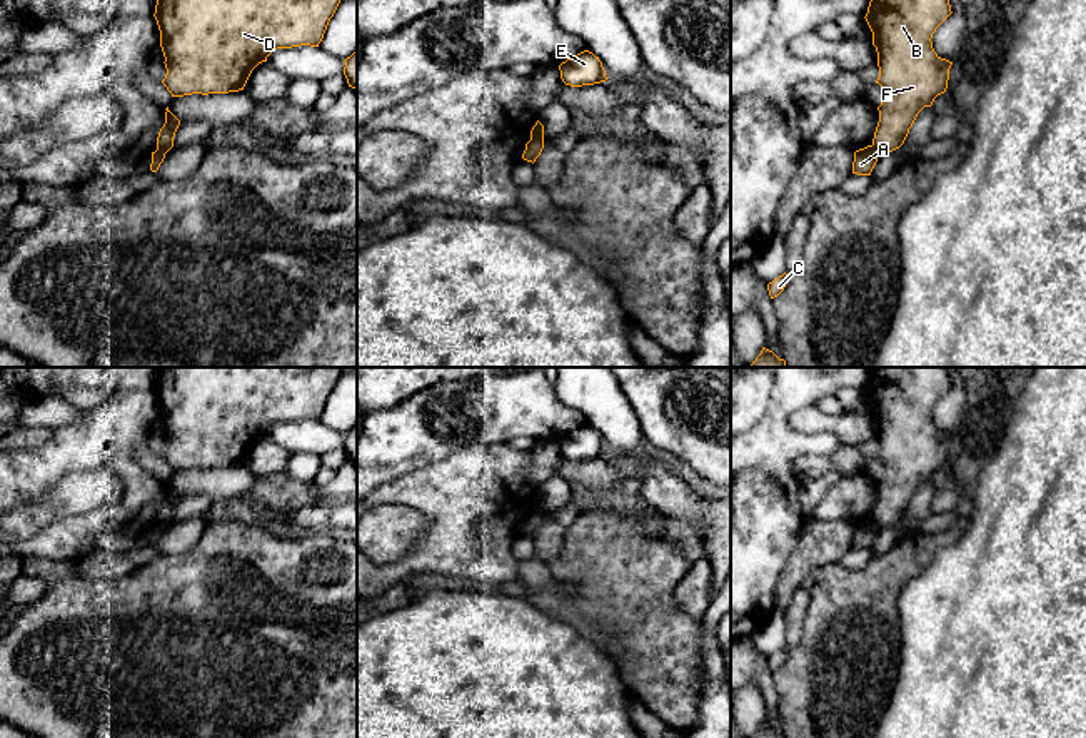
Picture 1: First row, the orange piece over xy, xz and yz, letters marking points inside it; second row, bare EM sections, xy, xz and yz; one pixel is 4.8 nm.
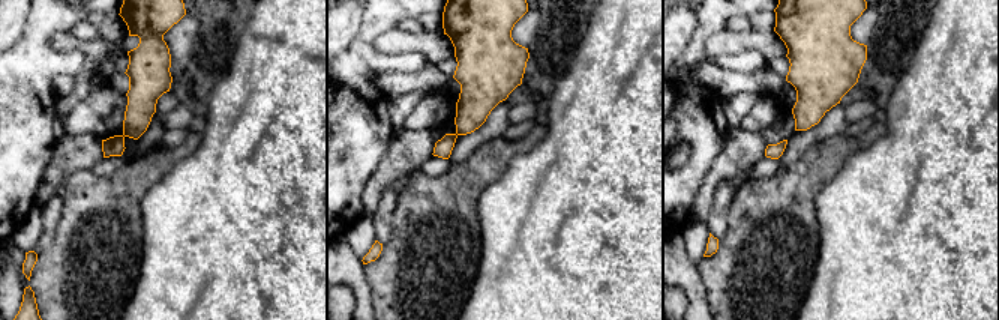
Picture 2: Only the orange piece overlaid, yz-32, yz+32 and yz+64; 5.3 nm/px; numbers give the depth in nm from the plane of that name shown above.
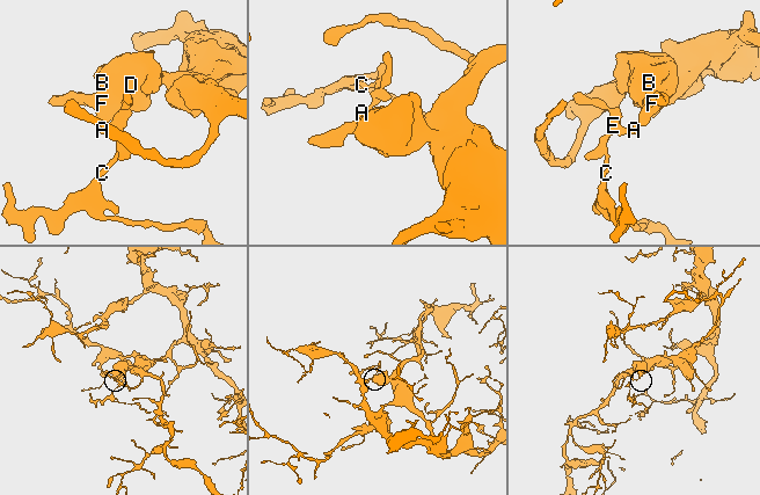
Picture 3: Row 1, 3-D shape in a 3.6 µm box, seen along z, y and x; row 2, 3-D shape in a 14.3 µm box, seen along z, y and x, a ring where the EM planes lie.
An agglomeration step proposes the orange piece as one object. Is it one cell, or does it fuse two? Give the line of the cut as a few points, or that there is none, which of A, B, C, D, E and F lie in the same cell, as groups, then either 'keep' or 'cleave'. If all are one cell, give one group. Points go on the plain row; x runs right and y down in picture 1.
cut in xz along (531, 511), (542, 513); A C E / B D F; cleave

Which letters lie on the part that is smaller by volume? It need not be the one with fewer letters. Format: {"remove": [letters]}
{"remove": ["A", "C", "E"]}

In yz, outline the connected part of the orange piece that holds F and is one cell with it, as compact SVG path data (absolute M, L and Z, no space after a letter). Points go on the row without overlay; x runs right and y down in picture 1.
M871 367L866 396L872 406L877 426L879 451L884 473L872 521L879 528L899 523L918 488L931 481L934 473L946 466L953 436L941 432L933 422L933 407L951 389L946 367Z

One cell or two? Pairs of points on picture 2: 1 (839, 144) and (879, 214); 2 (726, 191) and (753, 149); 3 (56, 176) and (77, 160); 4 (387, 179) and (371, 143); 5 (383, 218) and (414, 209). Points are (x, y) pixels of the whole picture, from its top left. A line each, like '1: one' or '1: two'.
1: two
2: two
3: one
4: two
5: two

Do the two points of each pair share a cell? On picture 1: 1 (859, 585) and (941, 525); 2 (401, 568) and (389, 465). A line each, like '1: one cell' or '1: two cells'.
1: two cells
2: two cells

